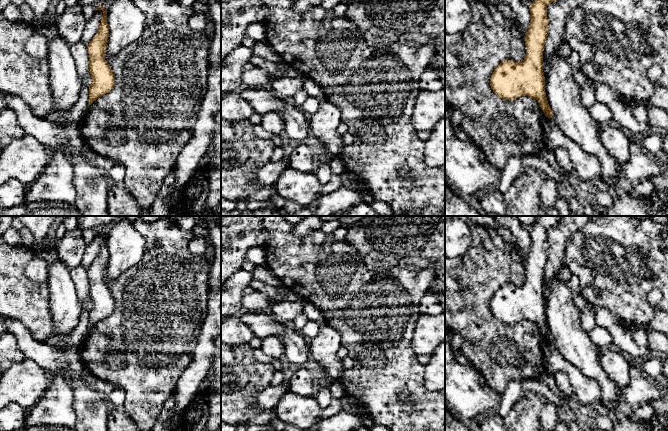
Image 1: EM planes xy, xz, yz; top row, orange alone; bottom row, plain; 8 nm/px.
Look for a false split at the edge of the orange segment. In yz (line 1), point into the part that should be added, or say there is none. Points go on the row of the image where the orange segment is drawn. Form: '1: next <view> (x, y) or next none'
1: next none

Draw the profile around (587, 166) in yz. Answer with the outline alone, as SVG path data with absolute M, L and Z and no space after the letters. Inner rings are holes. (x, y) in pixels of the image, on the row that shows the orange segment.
M552 118L544 120L544 138L547 147L552 149L563 147L567 150L575 171L583 181L598 182L601 172L598 158L586 153L567 137Z

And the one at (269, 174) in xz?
M288 150L284 158L265 165L258 173L257 180L262 186L276 183L285 168L289 167Z

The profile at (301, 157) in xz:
M299 145L288 149L289 167L303 172L314 172L315 149L307 145Z

